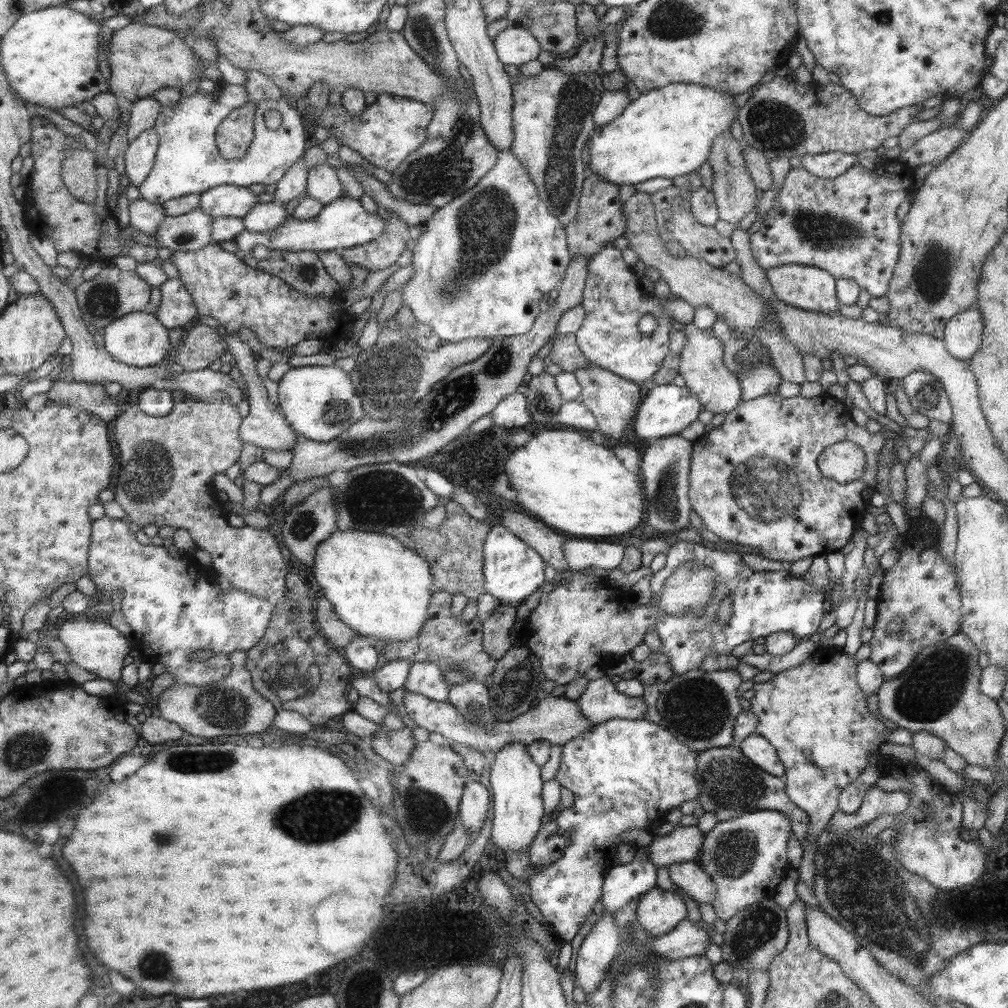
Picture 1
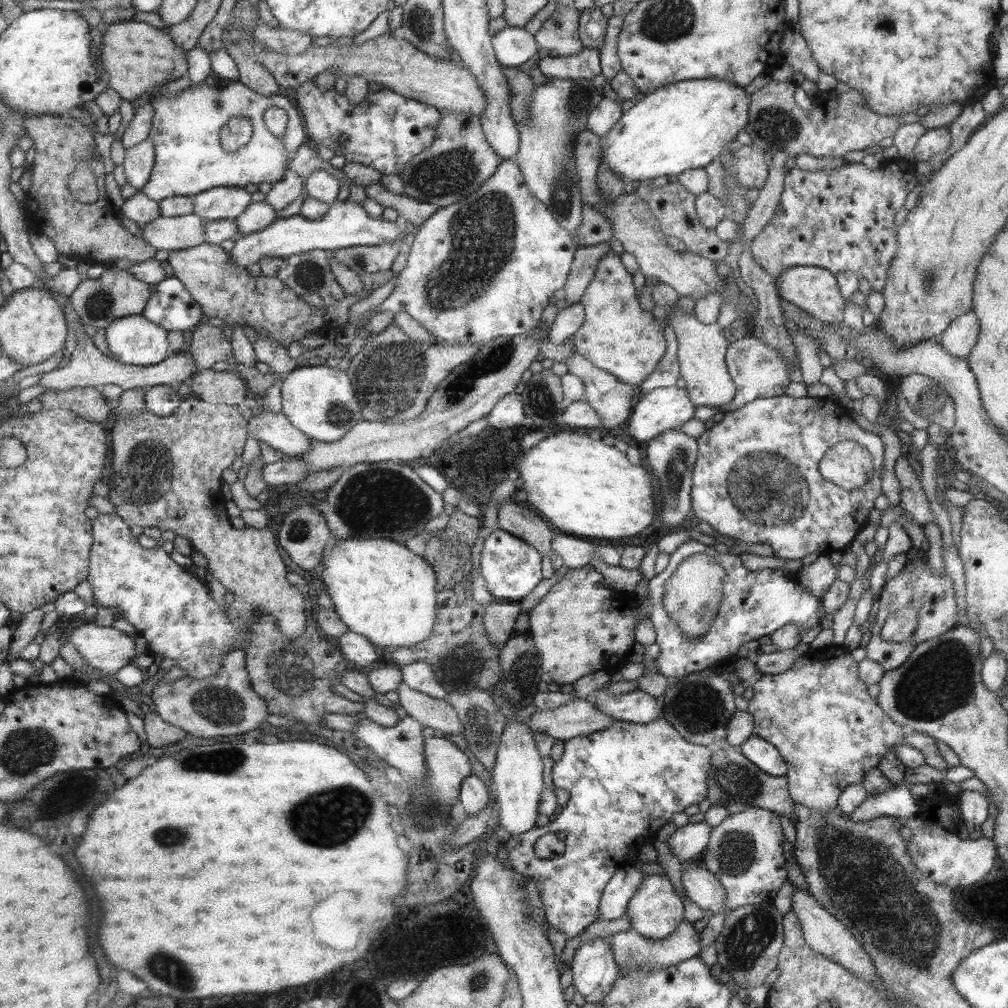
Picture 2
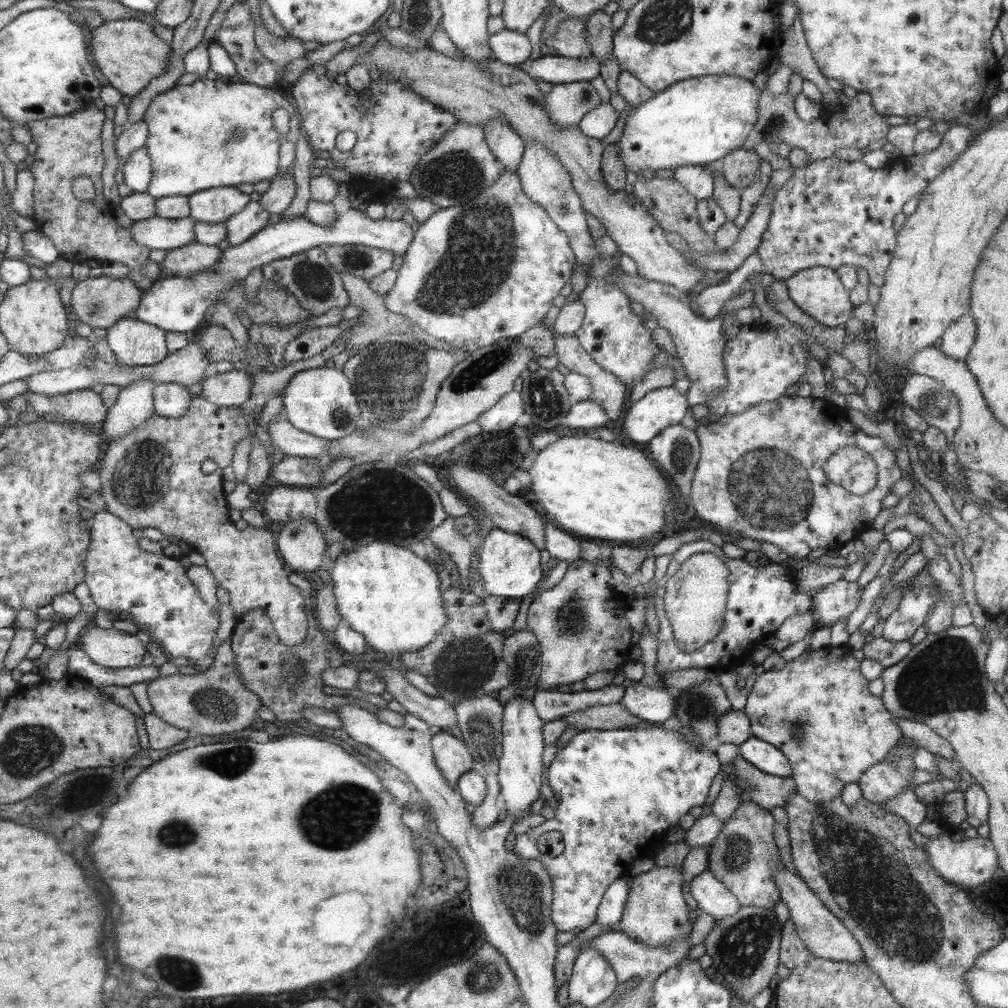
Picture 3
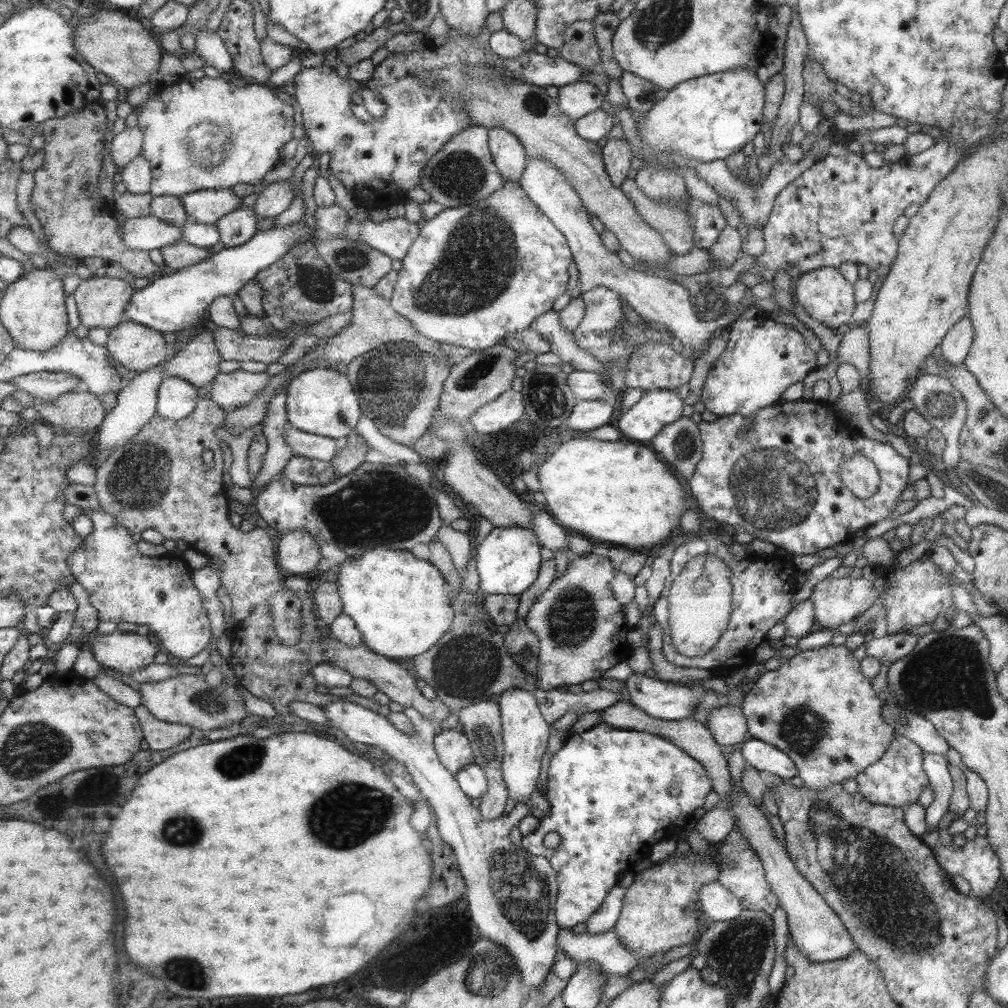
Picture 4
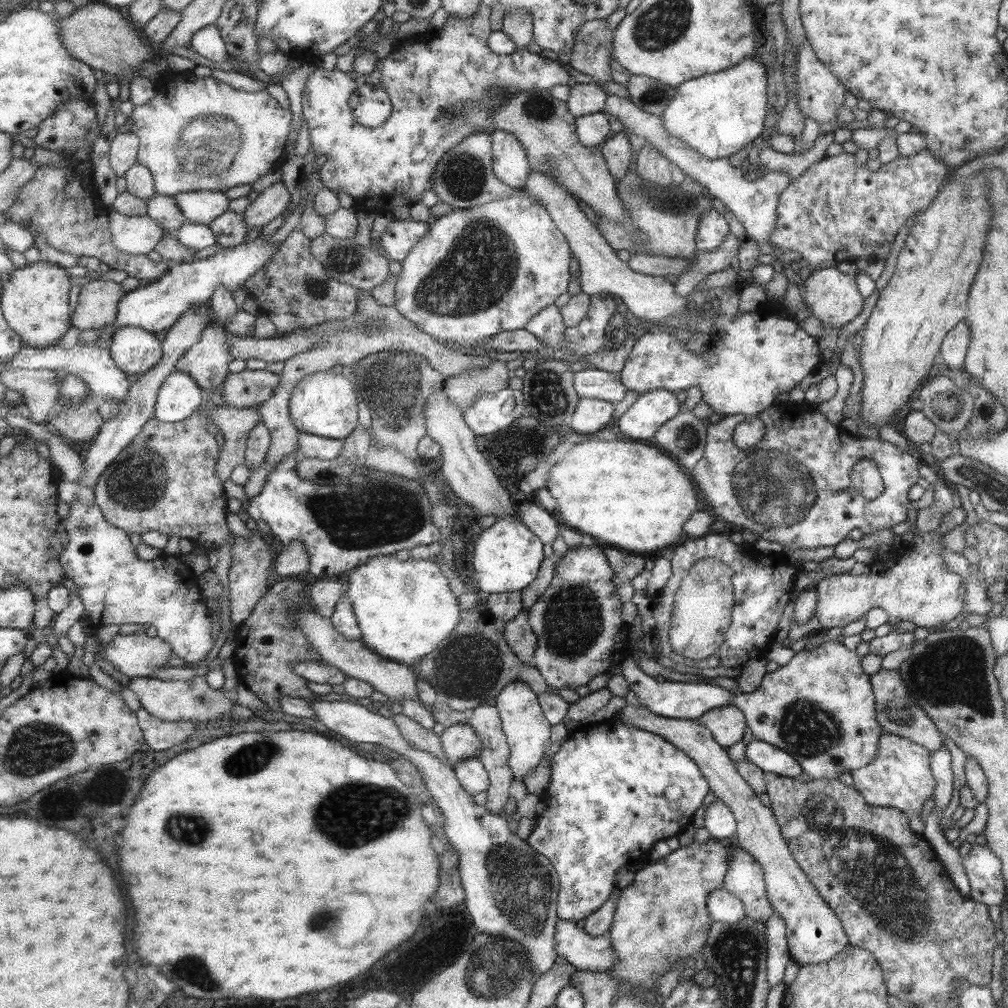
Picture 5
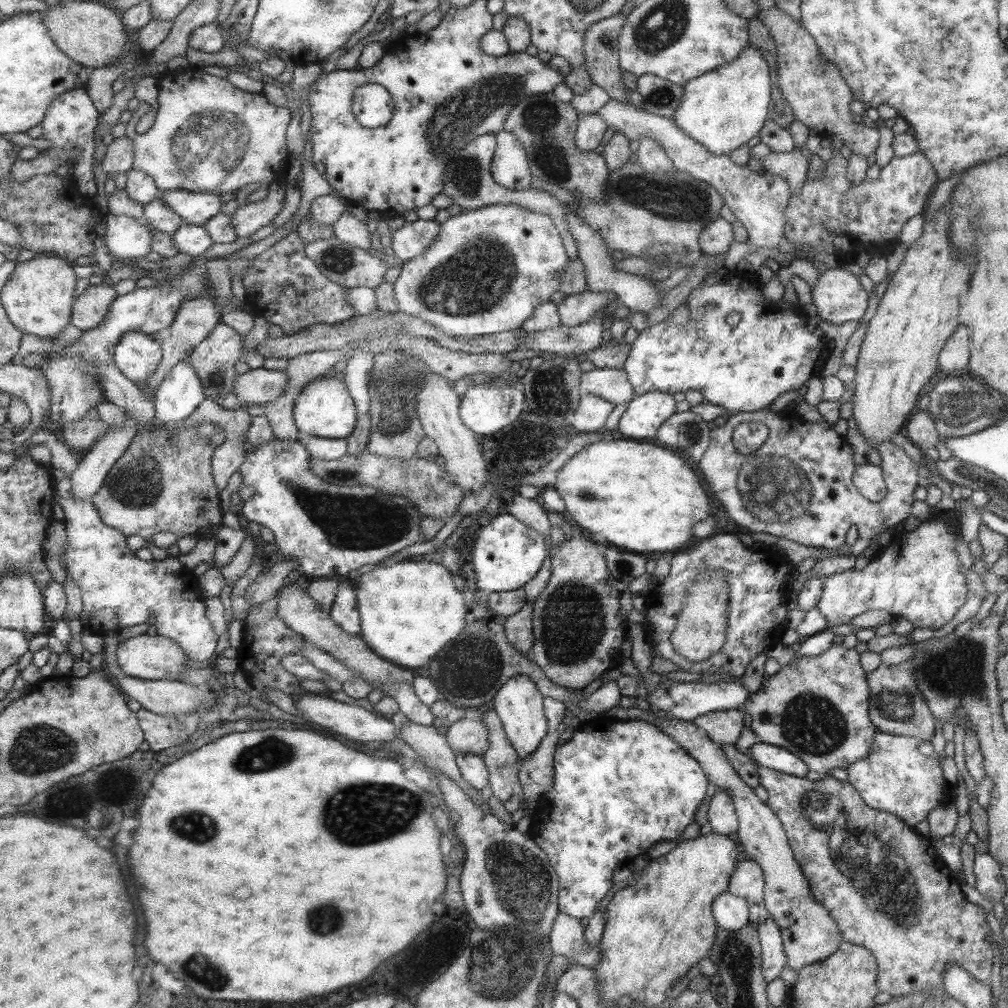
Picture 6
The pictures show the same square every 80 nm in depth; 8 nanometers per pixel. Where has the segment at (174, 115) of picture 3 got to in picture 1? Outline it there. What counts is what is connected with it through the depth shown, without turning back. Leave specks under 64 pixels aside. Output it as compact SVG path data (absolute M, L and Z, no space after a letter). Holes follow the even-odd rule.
M225 85L219 94L196 91L191 96L181 98L173 108L162 106L163 110L154 127L160 139L156 165L148 180L139 186L142 197L153 204L163 205L171 199L201 194L215 186L248 188L251 184L266 185L279 181L290 166L301 159L305 150L305 130L301 116L289 108L283 97L255 104L254 136L245 156L225 160L217 152L215 131L233 110L243 107L245 102L248 102L248 92L244 86ZM272 110L281 116L281 124L276 130L268 130L263 121L263 113Z

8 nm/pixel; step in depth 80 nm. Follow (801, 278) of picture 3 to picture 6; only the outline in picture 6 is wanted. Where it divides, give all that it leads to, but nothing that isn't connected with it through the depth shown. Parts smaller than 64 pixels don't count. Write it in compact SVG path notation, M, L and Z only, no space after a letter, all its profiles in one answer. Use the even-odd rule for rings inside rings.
M840 266L821 272L810 294L816 306L813 314L836 325L857 322L867 308L867 292L852 273Z

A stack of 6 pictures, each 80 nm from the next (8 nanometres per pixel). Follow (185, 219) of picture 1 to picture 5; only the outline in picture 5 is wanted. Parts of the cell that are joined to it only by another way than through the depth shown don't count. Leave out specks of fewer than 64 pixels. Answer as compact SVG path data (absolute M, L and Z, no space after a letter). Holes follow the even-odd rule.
M109 211L112 237L117 250L127 254L149 254L157 250L161 238L167 234L161 225L147 216L131 217Z

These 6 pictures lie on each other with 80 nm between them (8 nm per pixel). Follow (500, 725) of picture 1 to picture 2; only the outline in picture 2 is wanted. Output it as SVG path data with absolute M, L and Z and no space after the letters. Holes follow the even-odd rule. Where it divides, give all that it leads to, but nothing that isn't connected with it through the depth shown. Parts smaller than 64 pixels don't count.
M402 681L399 682L395 692L398 696L398 703L405 710L406 715L417 719L425 728L432 728L442 736L461 733L465 734L466 739L469 739L454 708L446 699L434 699L415 692ZM586 699L570 700L551 710L536 710L528 720L533 736L547 733L564 742L572 736L589 734L614 723L612 716L600 711Z

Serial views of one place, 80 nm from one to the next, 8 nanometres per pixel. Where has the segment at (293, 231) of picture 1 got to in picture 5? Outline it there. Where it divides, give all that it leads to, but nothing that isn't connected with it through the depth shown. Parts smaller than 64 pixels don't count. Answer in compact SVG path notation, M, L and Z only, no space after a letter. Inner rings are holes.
M410 218L392 219L376 239L381 240L382 254L400 263L427 233L428 225L425 222L414 222ZM257 237L253 241L247 241L235 245L225 251L216 251L207 258L197 261L174 264L169 271L159 279L150 281L144 287L139 287L133 292L128 292L118 306L116 321L109 325L109 330L102 330L100 339L96 342L99 348L109 349L113 344L114 335L120 328L126 326L138 326L149 332L168 331L176 322L184 316L185 311L191 307L202 306L209 301L217 283L221 283L228 291L243 288L242 282L251 277L256 270L260 269L264 262L270 259L276 249L277 242L268 242L268 238Z

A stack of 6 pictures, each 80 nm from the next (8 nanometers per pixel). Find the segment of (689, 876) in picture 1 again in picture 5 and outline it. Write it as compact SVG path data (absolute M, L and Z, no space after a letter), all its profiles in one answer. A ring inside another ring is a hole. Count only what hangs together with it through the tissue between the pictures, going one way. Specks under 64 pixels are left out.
M723 888L708 894L706 907L713 922L721 924L737 924L745 915L743 903Z

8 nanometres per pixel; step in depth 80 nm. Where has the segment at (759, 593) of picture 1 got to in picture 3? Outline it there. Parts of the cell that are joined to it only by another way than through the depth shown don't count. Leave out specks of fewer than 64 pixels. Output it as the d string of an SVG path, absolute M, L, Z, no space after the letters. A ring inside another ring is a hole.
M698 539L681 544L672 555L664 580L669 579L681 567L681 563L691 555L697 553L710 553L727 563L728 585L725 615L721 621L721 630L715 638L700 646L691 653L680 650L671 633L670 623L665 618L663 610L663 594L665 594L664 583L657 581L654 591L655 617L657 618L659 630L655 634L657 640L656 665L657 672L673 672L673 670L685 670L685 668L707 668L718 666L721 663L740 661L743 652L751 650L752 645L762 642L764 637L773 634L783 623L785 618L811 612L811 598L797 591L794 582L795 570L785 564L769 563L767 566L751 566L743 559L729 561L721 548L714 546L707 540Z

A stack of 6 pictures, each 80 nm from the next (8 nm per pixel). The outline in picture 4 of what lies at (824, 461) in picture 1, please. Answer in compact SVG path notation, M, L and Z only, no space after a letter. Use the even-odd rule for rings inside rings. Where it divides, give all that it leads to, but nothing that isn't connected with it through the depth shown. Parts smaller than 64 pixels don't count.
M860 454L846 458L840 465L840 479L857 498L869 498L878 491L880 475L876 465Z

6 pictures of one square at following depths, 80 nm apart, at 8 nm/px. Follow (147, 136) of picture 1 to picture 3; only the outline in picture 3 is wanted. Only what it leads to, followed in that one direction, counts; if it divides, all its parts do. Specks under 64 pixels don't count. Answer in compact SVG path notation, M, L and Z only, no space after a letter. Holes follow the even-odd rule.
M143 148L131 155L127 163L122 163L124 182L135 193L148 192L152 185L154 177L152 161L147 148Z

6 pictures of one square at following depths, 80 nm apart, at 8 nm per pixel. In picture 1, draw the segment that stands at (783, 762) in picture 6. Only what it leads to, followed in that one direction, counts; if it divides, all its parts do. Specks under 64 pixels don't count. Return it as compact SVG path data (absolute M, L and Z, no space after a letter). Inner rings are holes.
M751 734L744 738L737 747L756 767L771 776L783 778L783 763L777 756L774 746L761 735Z

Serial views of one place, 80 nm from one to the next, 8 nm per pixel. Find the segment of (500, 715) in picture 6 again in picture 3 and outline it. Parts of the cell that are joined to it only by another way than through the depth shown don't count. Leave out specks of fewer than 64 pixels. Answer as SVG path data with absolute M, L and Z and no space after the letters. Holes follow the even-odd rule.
M521 696L511 697L502 706L502 727L500 730L502 738L502 756L498 760L498 781L500 795L504 798L507 817L513 817L514 823L520 822L523 817L530 814L528 808L533 801L537 801L539 796L539 774L541 774L541 752L543 752L544 734L542 729L544 723L536 713L536 707L529 699Z

